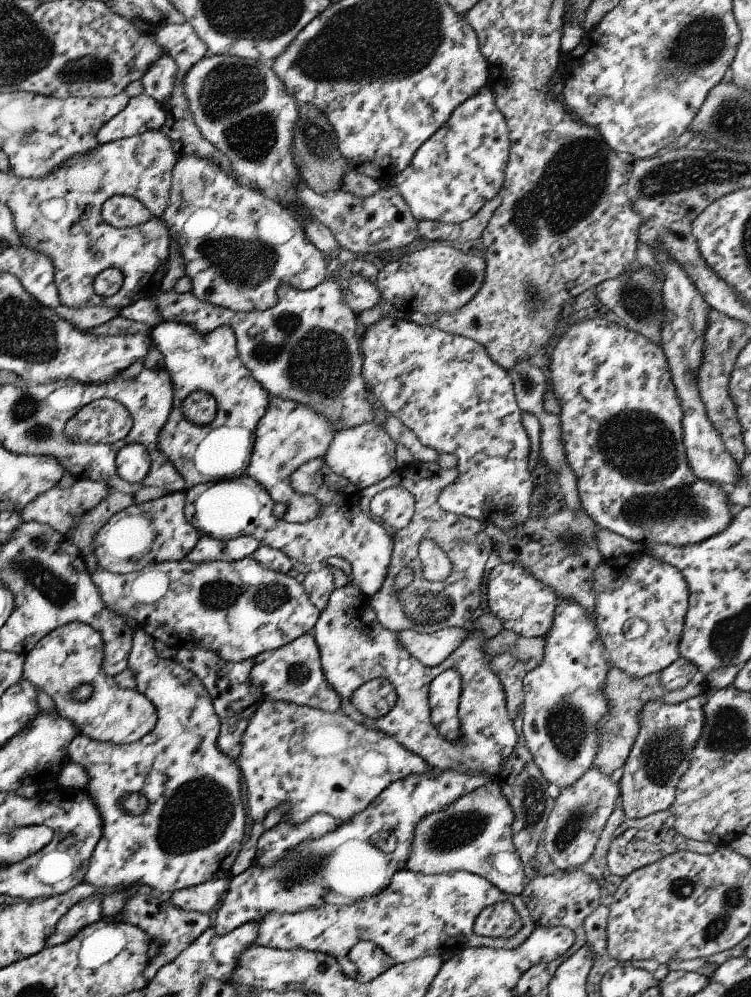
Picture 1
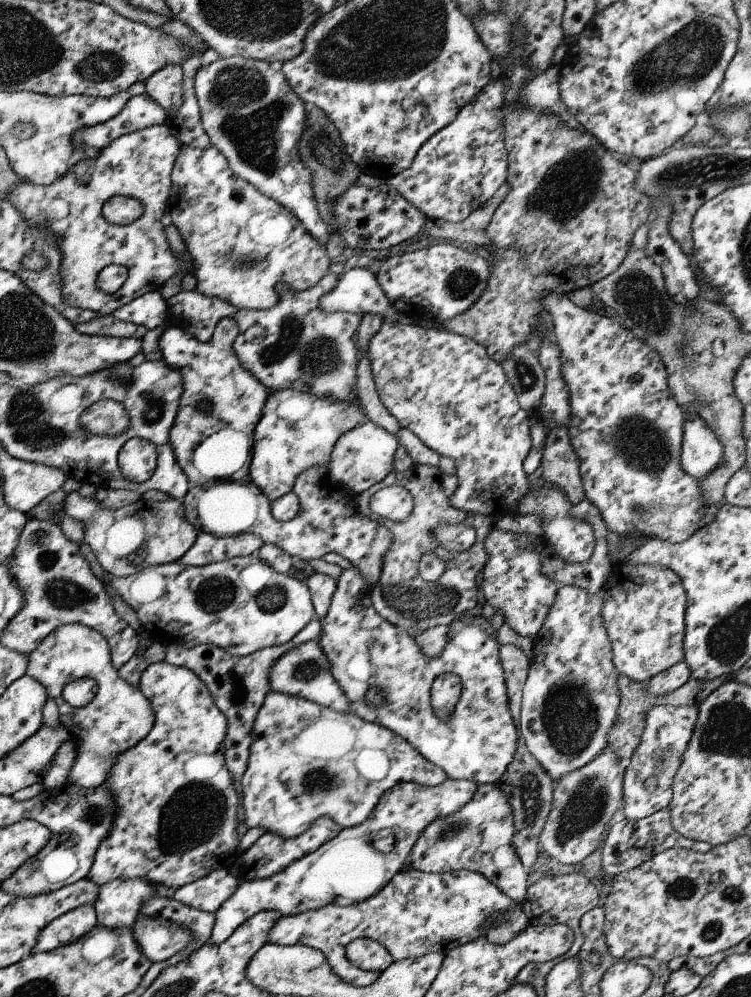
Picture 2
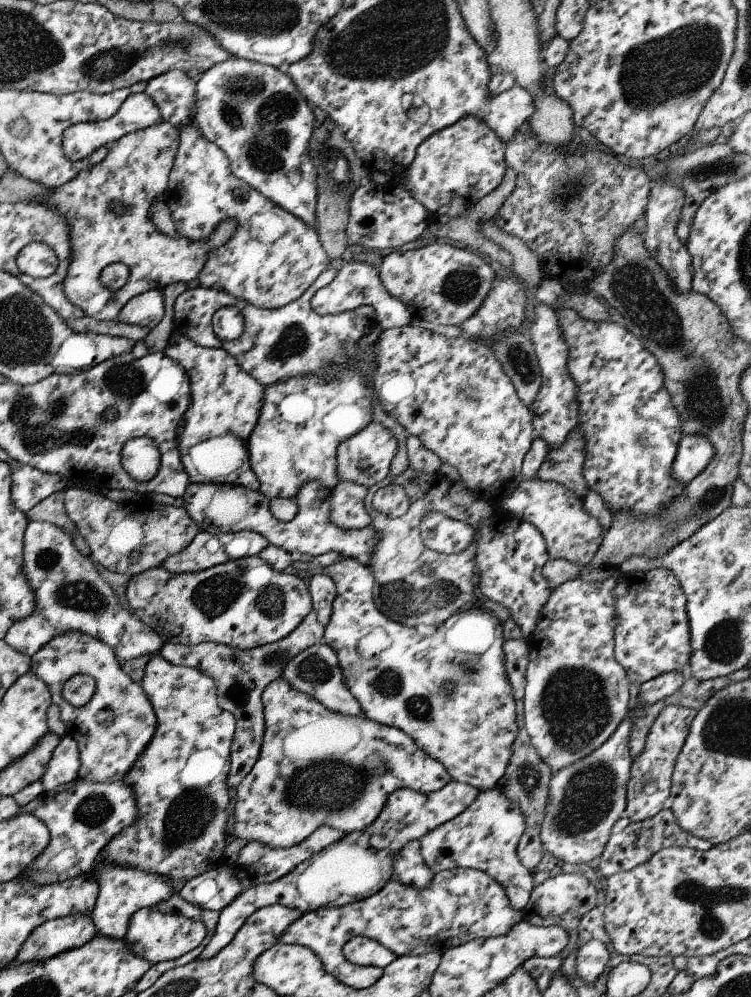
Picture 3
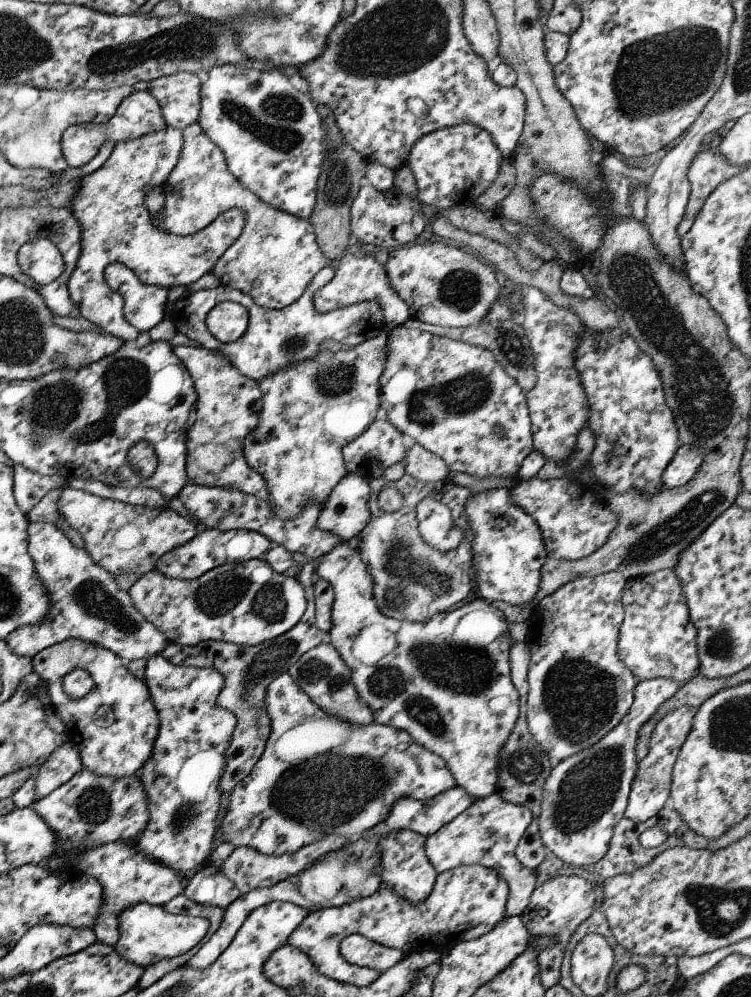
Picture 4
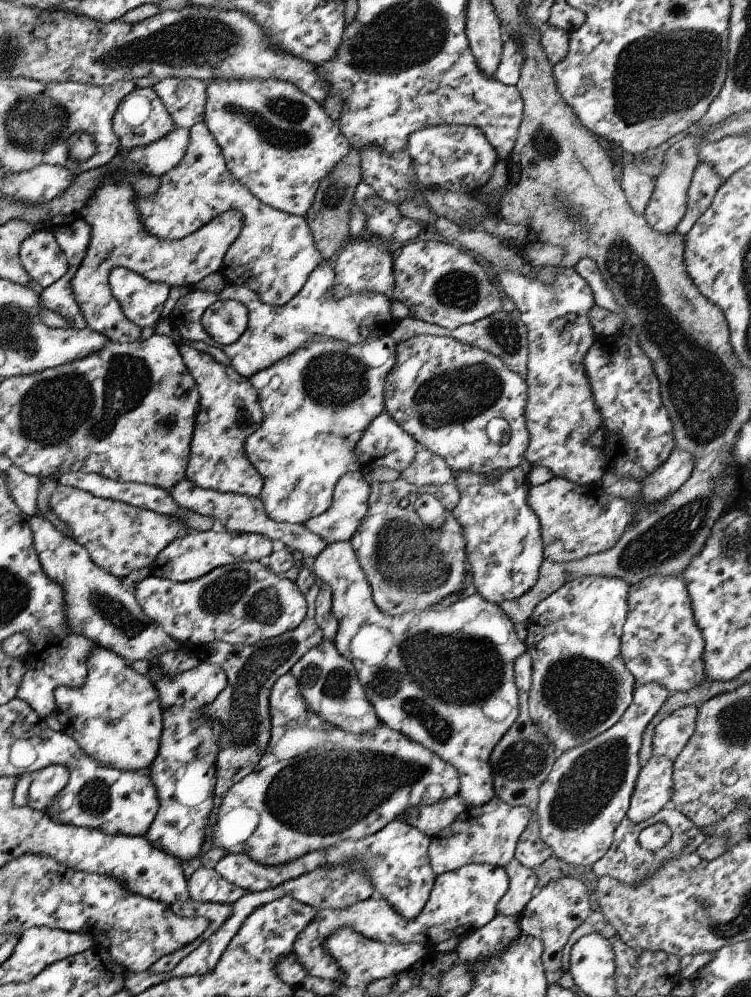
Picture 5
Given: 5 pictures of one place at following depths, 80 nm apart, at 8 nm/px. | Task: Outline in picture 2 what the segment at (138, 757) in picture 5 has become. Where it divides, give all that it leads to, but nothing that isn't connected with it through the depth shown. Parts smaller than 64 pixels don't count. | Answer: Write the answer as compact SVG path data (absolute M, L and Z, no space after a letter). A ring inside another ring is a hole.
M65 623L51 631L28 654L26 674L34 678L58 708L58 722L68 728L71 741L79 741L71 771L65 783L81 788L95 788L104 783L117 755L134 747L147 736L154 723L150 702L138 688L126 684L111 666L110 650L103 635L79 623ZM79 679L93 679L96 693L82 707L72 707L62 697L66 684Z

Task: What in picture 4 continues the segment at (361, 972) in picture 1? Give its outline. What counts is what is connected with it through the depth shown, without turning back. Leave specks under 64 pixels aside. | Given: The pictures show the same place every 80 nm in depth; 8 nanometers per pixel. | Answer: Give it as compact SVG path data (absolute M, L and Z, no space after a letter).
M363 935L346 936L338 947L341 956L349 964L378 970L380 974L408 955L399 949L370 941Z

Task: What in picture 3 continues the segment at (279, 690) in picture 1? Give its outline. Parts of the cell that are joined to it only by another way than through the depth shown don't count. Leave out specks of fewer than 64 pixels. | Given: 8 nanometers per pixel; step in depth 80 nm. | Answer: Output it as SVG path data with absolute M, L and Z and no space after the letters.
M322 642L304 648L295 656L292 656L291 660L284 664L280 676L283 677L284 681L287 681L287 684L290 684L292 689L304 695L312 696L313 699L330 711L347 716L361 715L363 717L359 703L356 702L344 685L340 668L336 662L336 654L331 647Z

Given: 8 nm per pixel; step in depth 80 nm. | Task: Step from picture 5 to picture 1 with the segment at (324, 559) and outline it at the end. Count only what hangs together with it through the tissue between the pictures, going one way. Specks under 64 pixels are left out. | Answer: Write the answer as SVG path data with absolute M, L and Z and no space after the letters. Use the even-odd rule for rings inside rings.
M350 582L340 589L333 589L311 630L319 651L323 678L327 681L328 687L332 688L339 697L339 712L365 728L381 731L387 736L392 736L403 748L420 756L433 769L455 769L462 773L479 771L480 773L489 773L492 778L495 778L501 763L511 754L512 748L518 740L518 729L507 714L505 695L500 680L488 665L490 659L482 652L482 644L487 639L484 638L480 630L474 630L472 623L468 624L464 627L466 638L462 643L437 666L426 667L400 647L396 639L396 632L383 628L377 622L369 600L370 597L361 594ZM446 669L457 671L461 680L460 697L457 705L458 719L460 720L460 738L455 743L450 743L438 733L437 728L431 722L428 705L430 682L441 670ZM377 677L383 677L391 683L396 694L396 701L387 714L372 719L363 716L356 708L353 708L349 697L358 686Z

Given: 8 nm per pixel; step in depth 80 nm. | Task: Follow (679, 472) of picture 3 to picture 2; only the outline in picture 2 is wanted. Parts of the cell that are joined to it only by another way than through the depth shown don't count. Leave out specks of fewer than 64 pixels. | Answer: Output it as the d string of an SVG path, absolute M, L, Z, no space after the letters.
M685 416L679 455L682 471L701 480L720 466L722 454L722 444L700 416Z

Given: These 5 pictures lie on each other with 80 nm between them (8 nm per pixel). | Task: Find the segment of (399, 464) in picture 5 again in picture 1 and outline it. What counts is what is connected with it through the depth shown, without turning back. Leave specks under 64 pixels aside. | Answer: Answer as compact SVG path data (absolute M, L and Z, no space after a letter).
M371 421L335 431L322 459L335 474L362 490L387 478L396 469L394 448L395 443L390 436L381 426Z

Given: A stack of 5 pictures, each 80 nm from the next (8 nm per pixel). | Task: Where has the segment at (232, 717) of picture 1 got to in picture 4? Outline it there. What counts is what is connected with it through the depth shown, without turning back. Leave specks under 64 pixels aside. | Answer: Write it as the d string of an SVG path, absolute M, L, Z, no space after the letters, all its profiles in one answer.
M319 558L303 562L301 570L296 576L304 588L306 609L299 622L282 635L250 647L223 641L203 641L188 647L167 642L165 648L160 652L160 655L168 663L185 667L210 667L222 676L223 684L216 696L216 705L224 711L232 712L236 720L235 728L225 751L226 760L218 784L222 793L229 792L251 772L251 768L254 767L264 749L270 731L270 722L264 703L266 686L276 676L285 673L286 669L295 664L304 652L326 641L326 634L316 627L314 619L312 595L314 582L311 582L311 574L315 572L318 562Z

